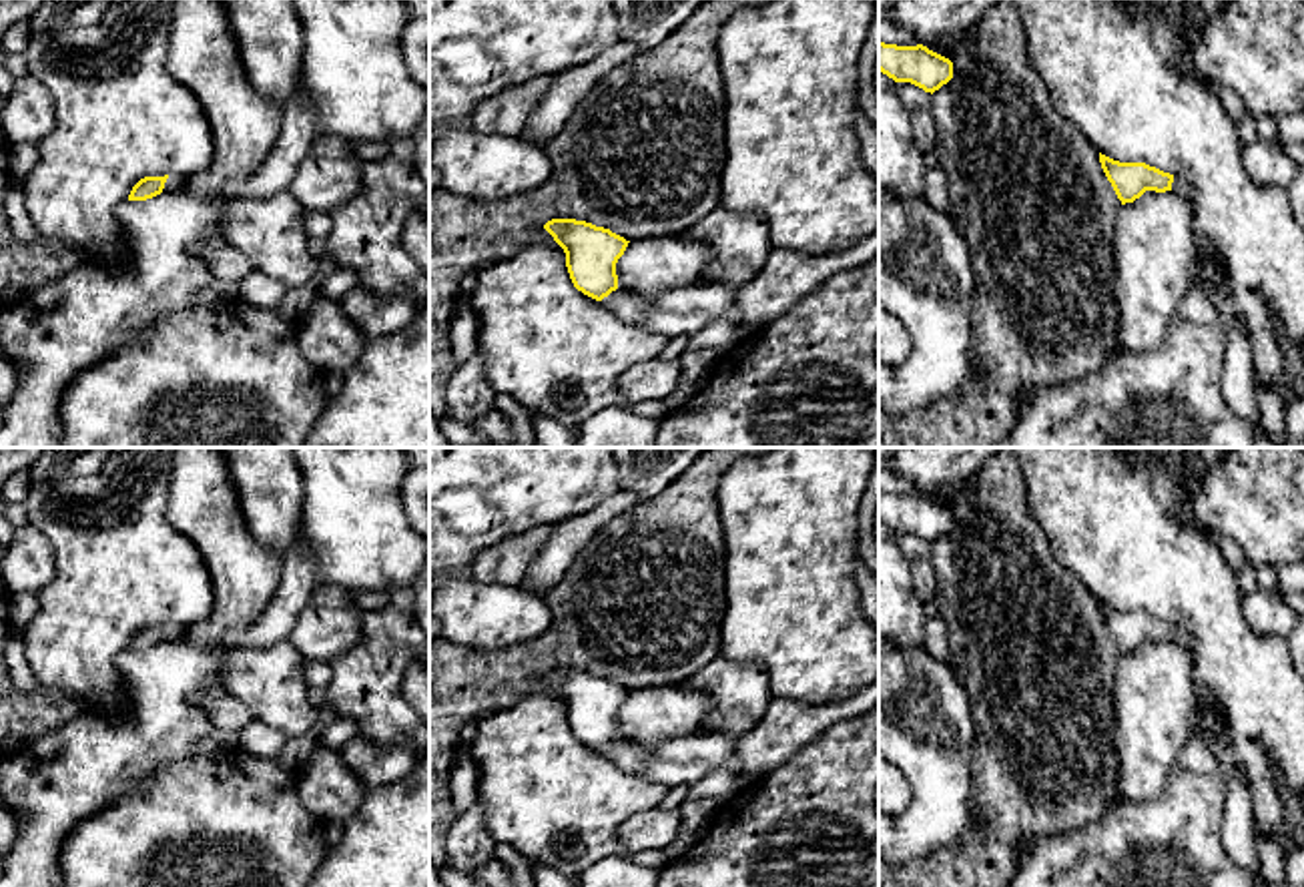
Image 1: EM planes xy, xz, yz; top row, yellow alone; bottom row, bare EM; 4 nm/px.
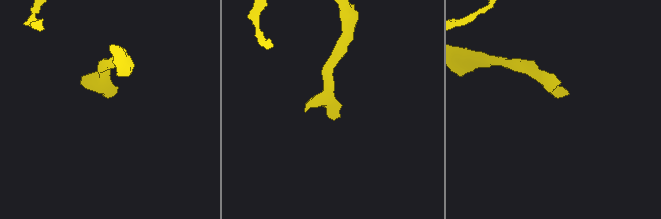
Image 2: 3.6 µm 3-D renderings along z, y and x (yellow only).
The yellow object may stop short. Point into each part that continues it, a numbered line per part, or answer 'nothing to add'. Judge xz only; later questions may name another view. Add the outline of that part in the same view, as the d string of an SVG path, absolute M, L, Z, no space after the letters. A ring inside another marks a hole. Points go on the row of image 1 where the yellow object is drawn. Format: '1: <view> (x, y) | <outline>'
1: xz (683, 312) | M696 283L656 297L616 289L602 303L618 317L636 321L654 333L686 339L708 321L734 315L736 291L720 283Z

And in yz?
1: yz (1182, 187) | M1174 177L1172 193L1176 193L1184 199L1190 199L1190 201L1194 199L1194 187L1186 179Z

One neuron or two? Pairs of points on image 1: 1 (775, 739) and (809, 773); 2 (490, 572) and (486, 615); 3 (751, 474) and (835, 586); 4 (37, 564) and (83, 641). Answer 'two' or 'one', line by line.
1: two
2: two
3: one
4: two

